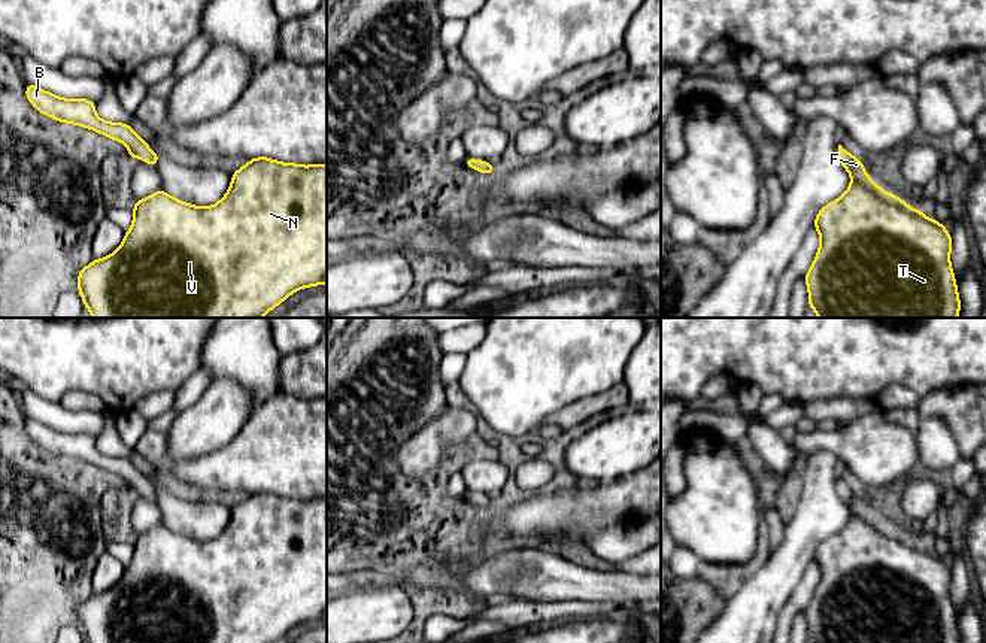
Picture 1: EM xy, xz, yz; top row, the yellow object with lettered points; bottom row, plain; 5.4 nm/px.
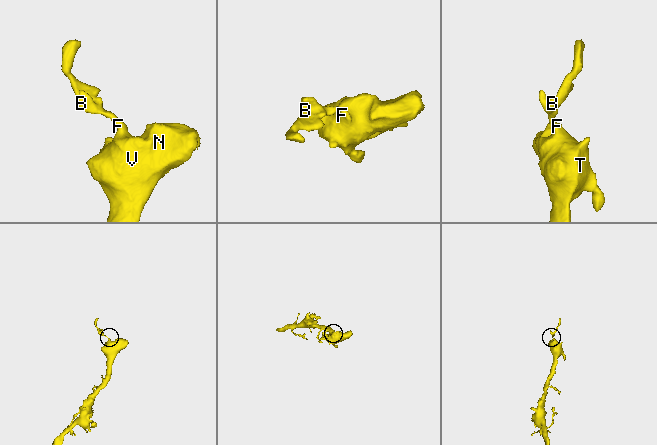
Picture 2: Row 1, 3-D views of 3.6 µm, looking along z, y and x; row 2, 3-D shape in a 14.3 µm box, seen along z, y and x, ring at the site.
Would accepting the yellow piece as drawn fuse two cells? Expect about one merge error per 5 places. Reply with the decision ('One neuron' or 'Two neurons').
One neuron

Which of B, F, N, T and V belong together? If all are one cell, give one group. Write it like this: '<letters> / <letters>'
B F N T V

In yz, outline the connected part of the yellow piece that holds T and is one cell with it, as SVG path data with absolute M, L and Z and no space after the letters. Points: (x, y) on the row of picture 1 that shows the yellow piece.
M838 145L840 164L852 176L846 192L823 206L813 222L820 245L804 279L808 307L819 318L956 318L961 313L956 277L952 272L952 236L937 219L910 207L899 197L882 189L867 173L862 161Z

